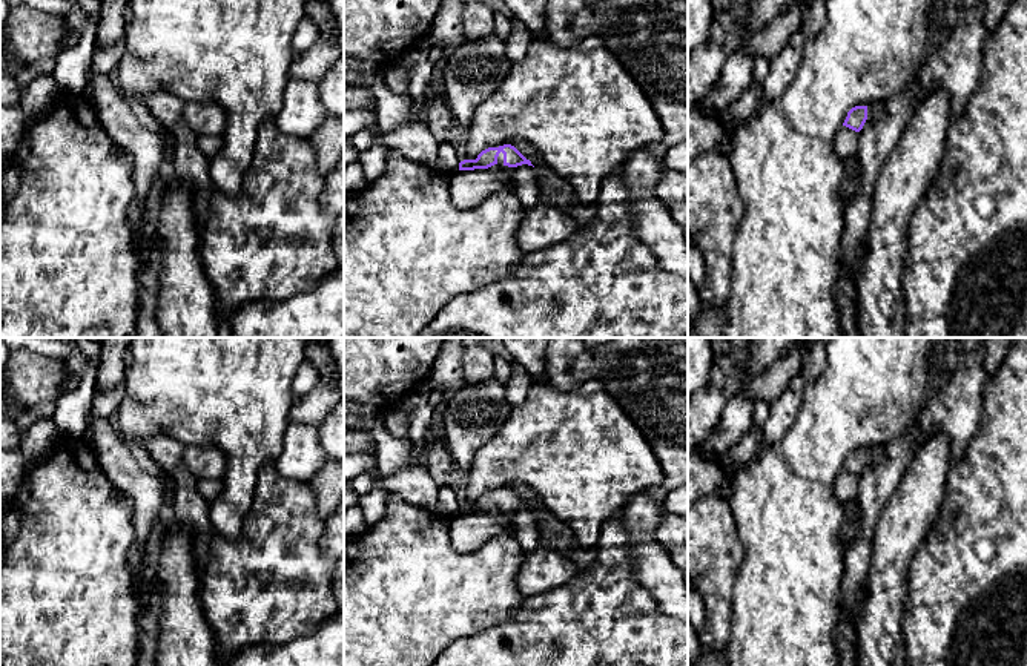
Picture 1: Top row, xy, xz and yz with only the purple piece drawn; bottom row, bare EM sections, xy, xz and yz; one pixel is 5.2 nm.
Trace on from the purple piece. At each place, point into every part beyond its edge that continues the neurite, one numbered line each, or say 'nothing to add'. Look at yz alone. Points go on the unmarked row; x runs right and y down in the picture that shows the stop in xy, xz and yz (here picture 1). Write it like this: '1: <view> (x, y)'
1: yz (875, 456)

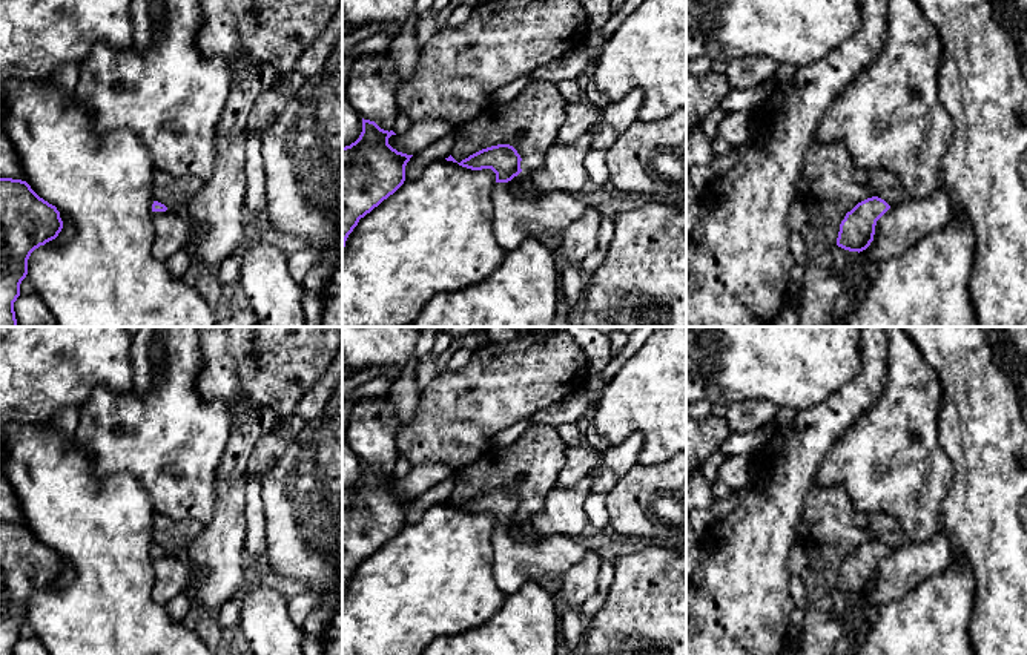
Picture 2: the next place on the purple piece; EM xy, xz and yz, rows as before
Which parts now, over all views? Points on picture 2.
1: yz (904, 568)

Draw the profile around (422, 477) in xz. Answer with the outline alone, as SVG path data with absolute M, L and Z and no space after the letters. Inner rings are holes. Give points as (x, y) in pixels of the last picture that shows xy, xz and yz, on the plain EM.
M444 463L413 465L407 477L391 479L388 488L398 495L416 499L453 474L456 474L456 468Z

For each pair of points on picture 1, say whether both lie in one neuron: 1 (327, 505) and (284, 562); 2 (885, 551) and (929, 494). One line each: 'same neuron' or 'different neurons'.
1: different neurons
2: same neuron

